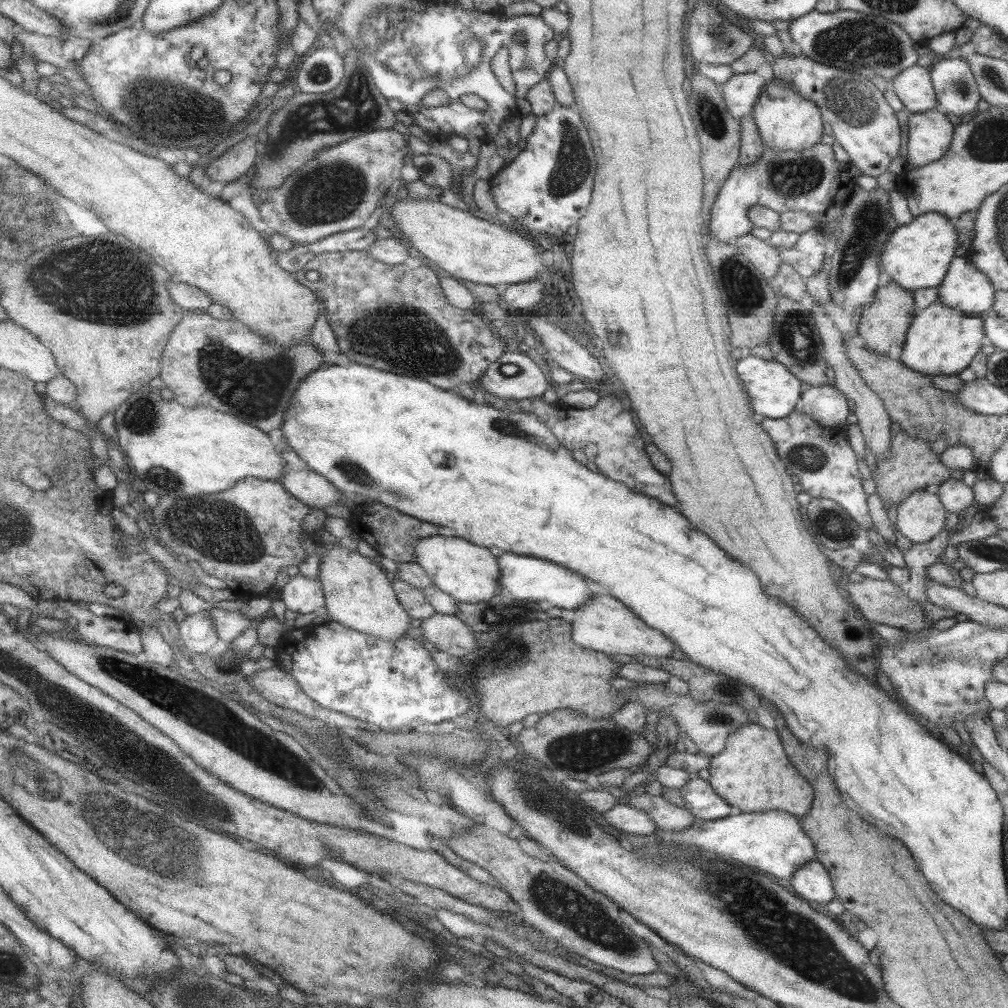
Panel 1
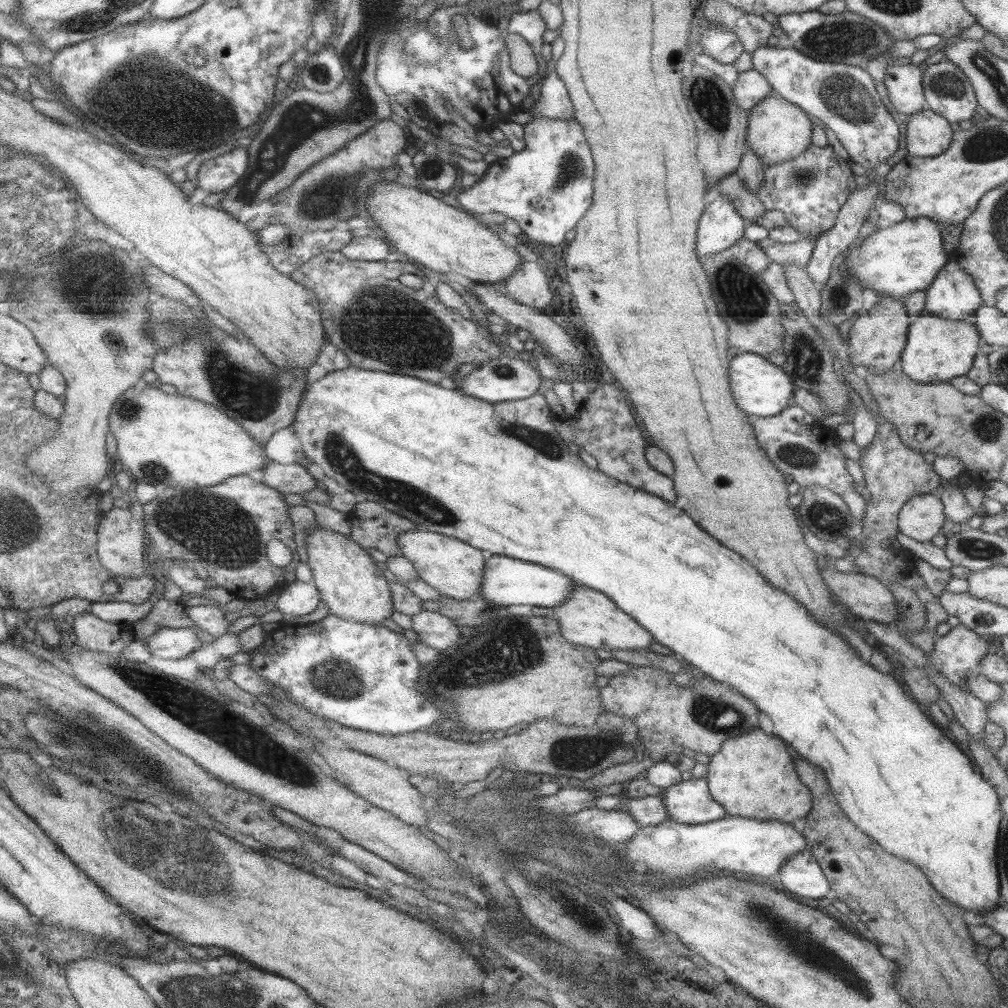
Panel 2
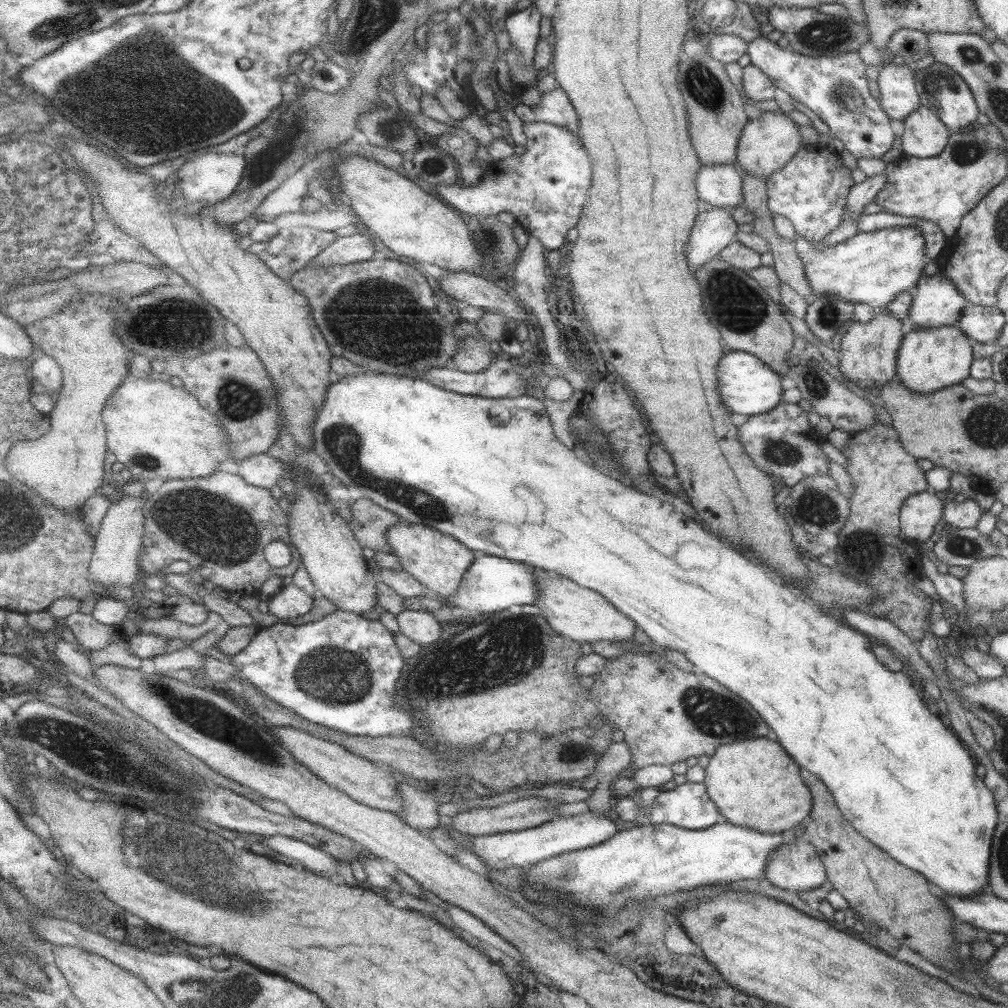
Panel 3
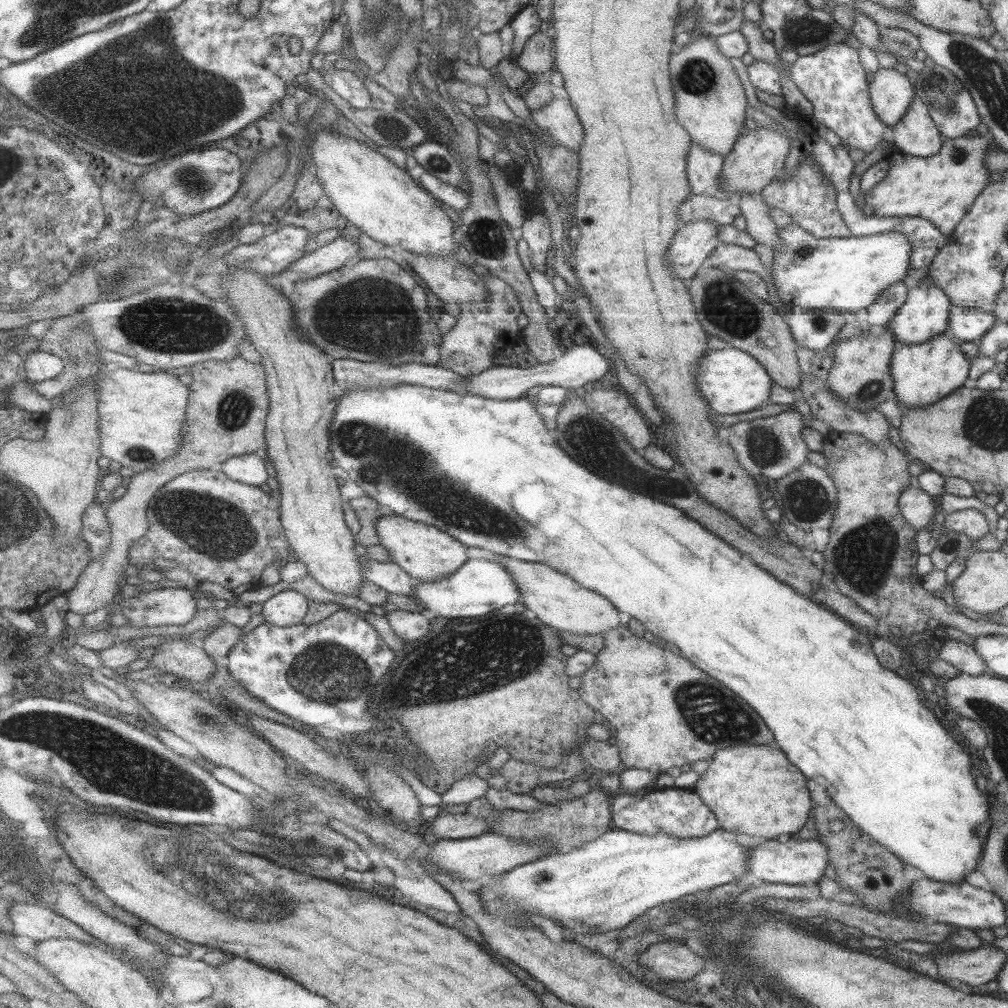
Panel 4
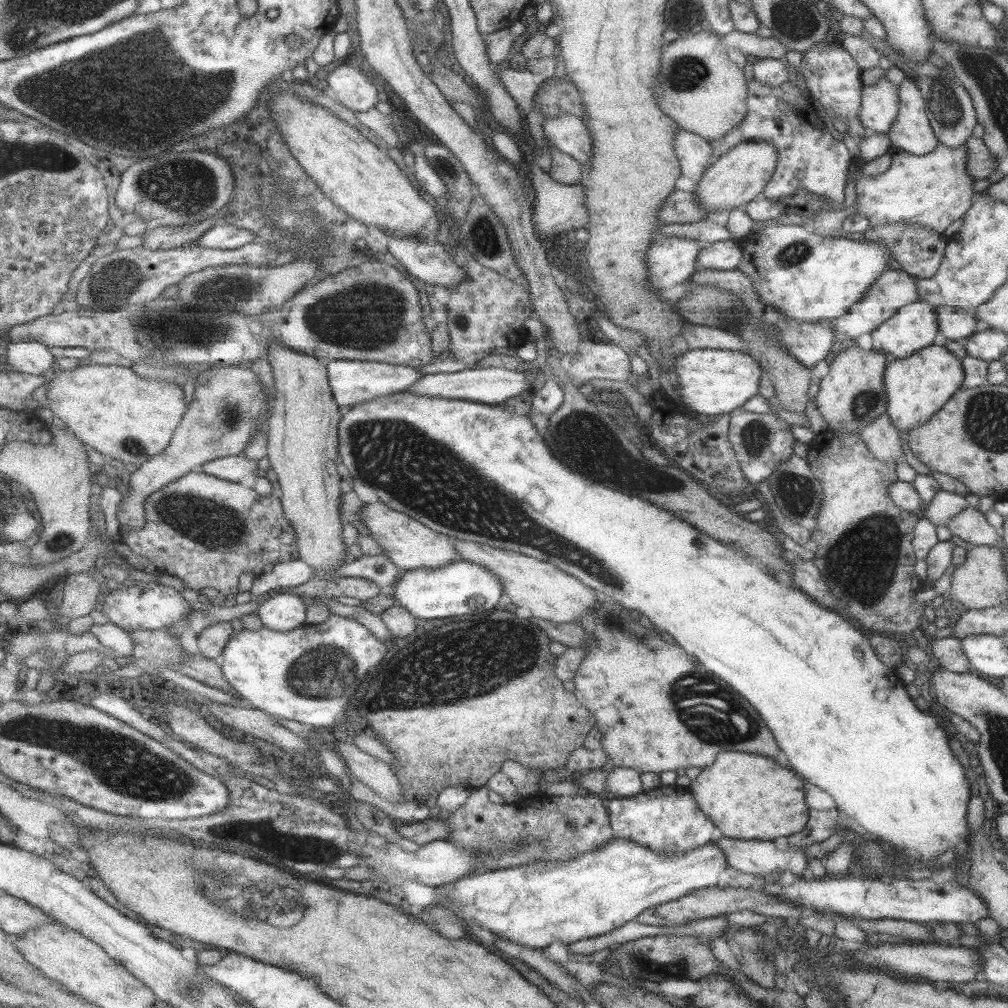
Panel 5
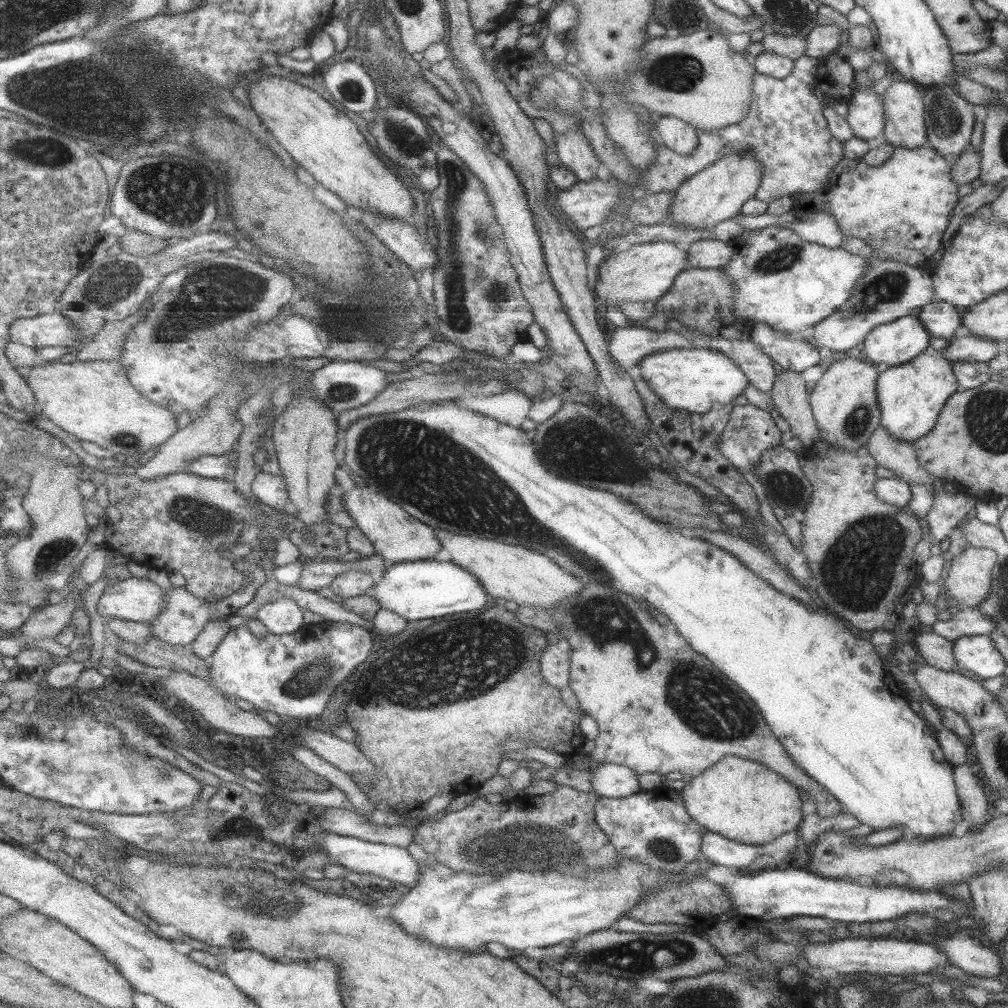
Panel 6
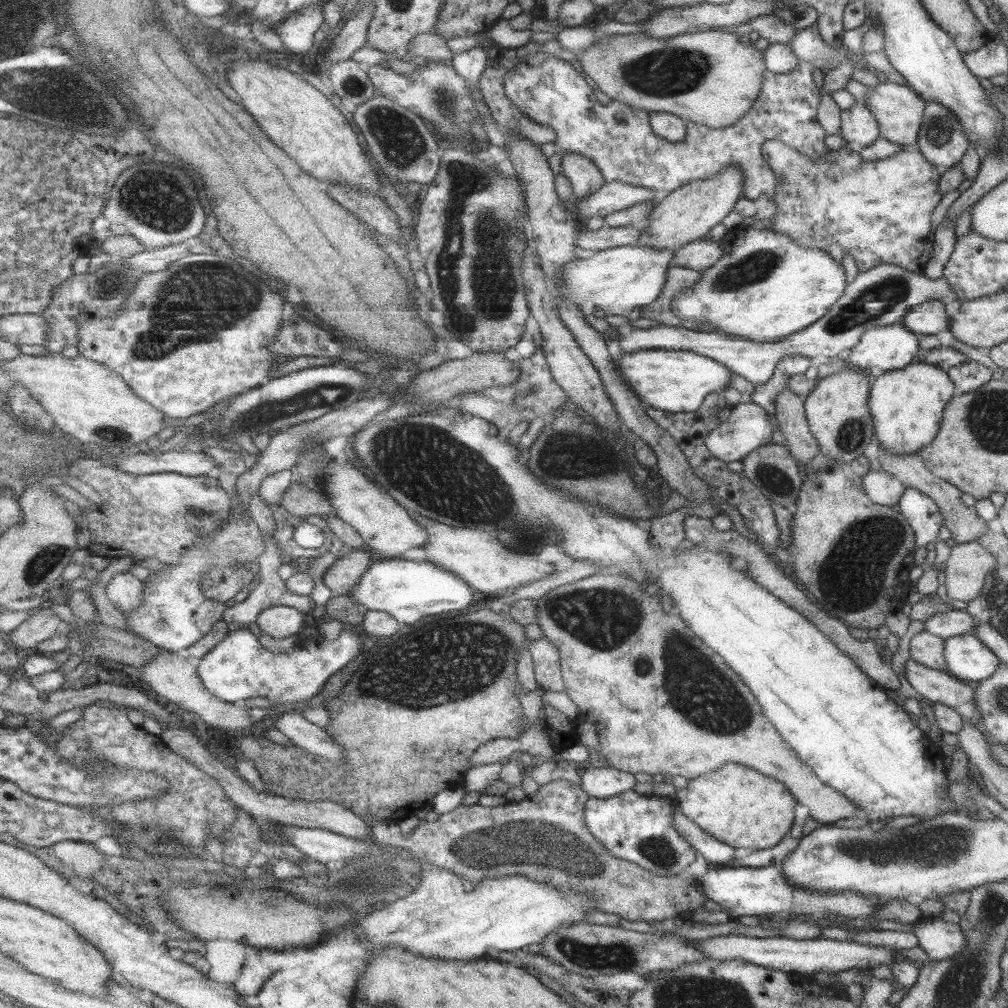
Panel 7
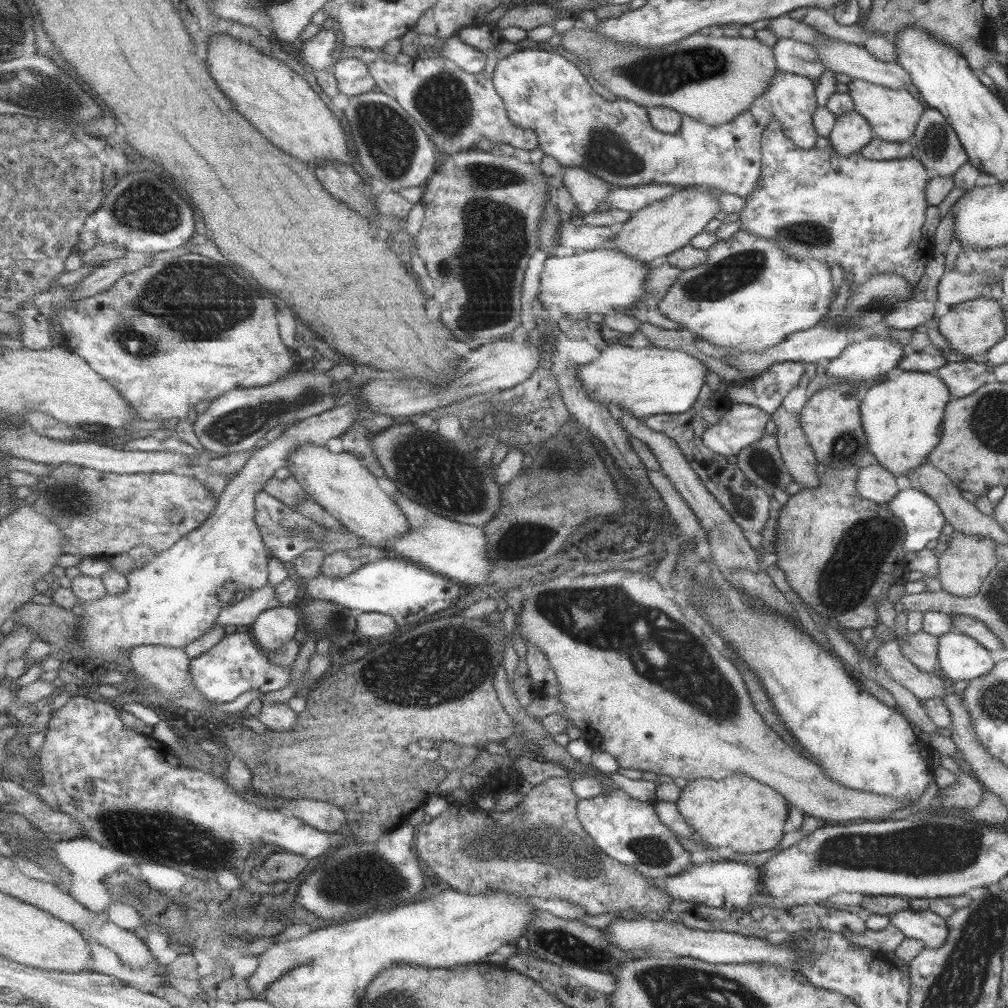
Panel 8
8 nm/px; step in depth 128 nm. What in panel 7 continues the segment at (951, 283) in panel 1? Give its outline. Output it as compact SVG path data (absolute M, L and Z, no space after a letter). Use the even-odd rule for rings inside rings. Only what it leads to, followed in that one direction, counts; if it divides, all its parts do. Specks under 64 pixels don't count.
M901 321L897 324L876 326L864 332L861 340L844 355L844 359L847 360L847 367L856 370L866 370L866 368L880 368L884 372L900 370L918 358L918 339L919 336L906 330Z

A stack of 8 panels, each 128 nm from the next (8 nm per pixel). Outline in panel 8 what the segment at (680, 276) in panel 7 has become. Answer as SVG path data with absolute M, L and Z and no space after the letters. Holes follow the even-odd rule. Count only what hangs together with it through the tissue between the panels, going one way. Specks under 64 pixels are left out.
M666 260L654 263L645 274L645 283L643 284L645 295L640 302L633 304L632 316L643 323L668 328L668 330L670 328L678 330L678 324L670 322L669 318L664 318L664 315L658 310L658 303L668 292L670 285L675 284L680 271L681 268L672 266Z

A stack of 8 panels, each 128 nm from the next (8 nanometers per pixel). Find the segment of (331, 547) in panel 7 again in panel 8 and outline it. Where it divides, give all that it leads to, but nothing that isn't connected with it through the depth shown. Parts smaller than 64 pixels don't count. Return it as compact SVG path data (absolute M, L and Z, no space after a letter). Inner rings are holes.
M266 490L259 492L257 494L257 510L259 511L259 526L262 529L262 535L266 538L266 545L278 559L284 562L294 562L310 550L324 548L328 528L316 523L313 518L304 516L297 508L286 504L277 496ZM308 533L310 533L310 540L308 540Z

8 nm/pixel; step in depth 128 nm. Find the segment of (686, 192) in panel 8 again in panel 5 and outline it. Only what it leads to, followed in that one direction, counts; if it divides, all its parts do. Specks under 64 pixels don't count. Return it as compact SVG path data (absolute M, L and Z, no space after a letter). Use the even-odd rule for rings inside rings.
M747 140L737 144L734 148L717 157L702 173L700 182L694 190L698 199L697 204L707 212L730 211L743 208L754 199L761 197L766 184L770 182L775 169L775 148L763 140Z

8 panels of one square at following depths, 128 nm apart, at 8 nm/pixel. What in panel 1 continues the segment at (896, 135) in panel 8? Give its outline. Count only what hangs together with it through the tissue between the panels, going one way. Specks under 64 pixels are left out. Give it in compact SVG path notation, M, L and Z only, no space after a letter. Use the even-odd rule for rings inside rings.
M939 109L913 113L909 117L909 126L907 160L910 166L924 166L947 153L955 127Z

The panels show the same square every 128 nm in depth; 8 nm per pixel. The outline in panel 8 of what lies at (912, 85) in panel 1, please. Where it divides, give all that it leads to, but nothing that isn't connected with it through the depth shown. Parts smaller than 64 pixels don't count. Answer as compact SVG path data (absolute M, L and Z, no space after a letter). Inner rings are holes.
M851 111L837 116L832 133L827 137L838 156L850 156L860 153L875 135L868 121L858 112Z

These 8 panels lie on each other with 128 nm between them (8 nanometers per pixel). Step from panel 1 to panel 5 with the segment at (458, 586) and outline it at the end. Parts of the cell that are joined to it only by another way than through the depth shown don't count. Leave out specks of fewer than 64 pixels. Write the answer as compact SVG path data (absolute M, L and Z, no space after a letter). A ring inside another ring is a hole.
M379 500L377 503L368 503L362 510L364 523L372 530L372 537L384 548L387 555L398 567L410 571L420 568L442 568L454 564L455 560L464 561L458 554L456 544L450 536L442 536L436 530L422 524L420 520L408 516L392 508L388 503Z

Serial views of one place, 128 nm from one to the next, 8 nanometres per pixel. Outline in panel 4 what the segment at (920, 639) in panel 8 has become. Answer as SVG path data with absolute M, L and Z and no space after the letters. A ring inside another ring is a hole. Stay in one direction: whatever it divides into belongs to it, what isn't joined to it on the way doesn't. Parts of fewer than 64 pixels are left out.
M950 639L939 650L939 658L942 661L956 667L958 673L971 676L982 676L988 674L988 667L982 661L975 648L967 643Z

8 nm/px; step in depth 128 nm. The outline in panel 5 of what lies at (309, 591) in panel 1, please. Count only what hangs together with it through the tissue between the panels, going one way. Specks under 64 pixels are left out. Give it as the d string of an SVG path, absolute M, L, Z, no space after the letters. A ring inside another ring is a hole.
M277 594L258 611L265 626L278 632L290 632L309 622L309 606L296 594Z

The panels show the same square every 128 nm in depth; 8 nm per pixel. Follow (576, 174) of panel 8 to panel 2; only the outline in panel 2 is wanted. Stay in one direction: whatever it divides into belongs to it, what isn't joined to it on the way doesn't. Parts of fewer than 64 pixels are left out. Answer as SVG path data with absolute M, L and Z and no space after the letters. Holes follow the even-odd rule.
M558 72L552 73L543 83L542 100L530 112L536 117L577 120L577 111L568 84Z

